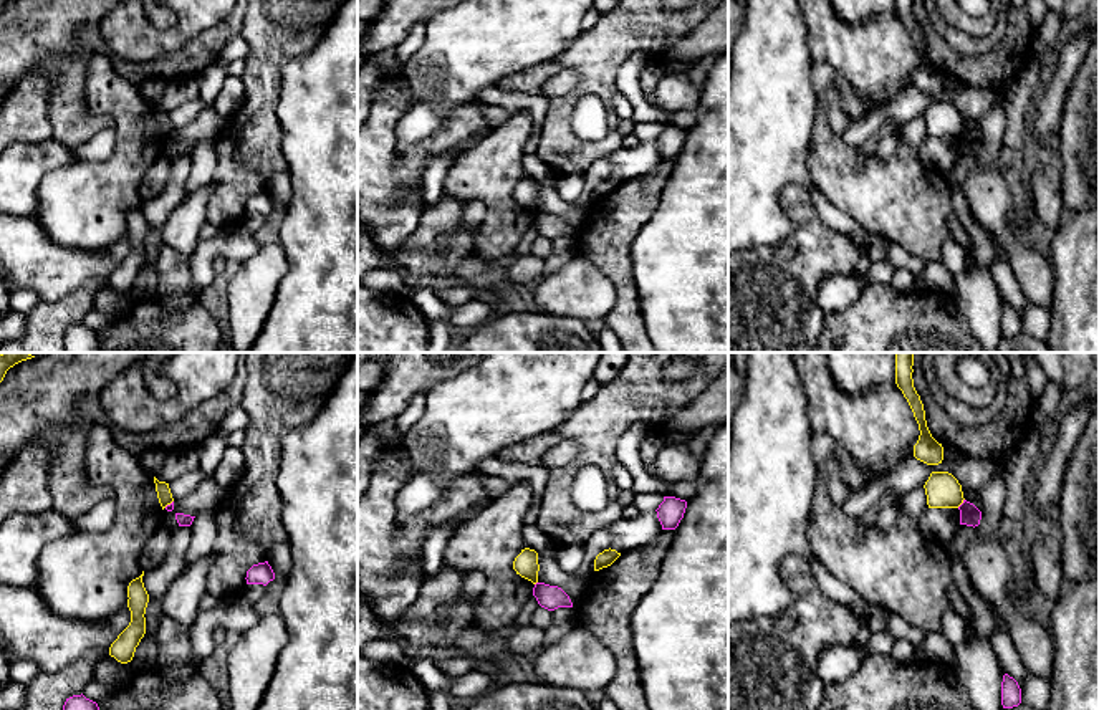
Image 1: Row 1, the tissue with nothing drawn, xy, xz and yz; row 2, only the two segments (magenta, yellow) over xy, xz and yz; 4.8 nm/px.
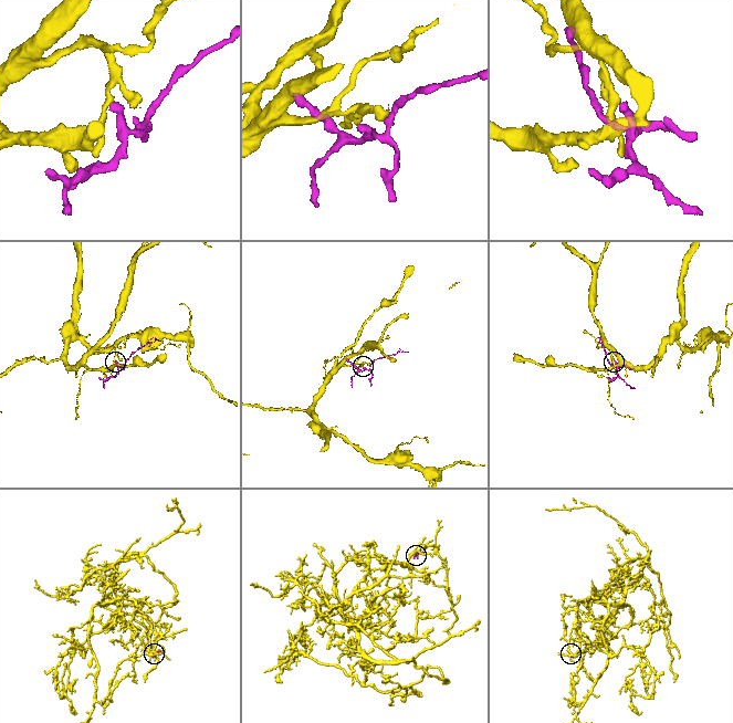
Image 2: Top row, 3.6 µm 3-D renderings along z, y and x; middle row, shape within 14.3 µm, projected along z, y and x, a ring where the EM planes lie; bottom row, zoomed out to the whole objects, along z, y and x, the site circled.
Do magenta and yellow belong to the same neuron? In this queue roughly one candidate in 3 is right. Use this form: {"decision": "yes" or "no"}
{"decision": "no"}

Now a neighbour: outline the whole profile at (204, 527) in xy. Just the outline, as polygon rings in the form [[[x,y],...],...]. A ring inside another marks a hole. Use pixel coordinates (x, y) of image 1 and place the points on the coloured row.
[[[200,511],[192,525],[190,546],[187,549],[185,568],[209,556],[217,541],[217,516],[215,511]]]

